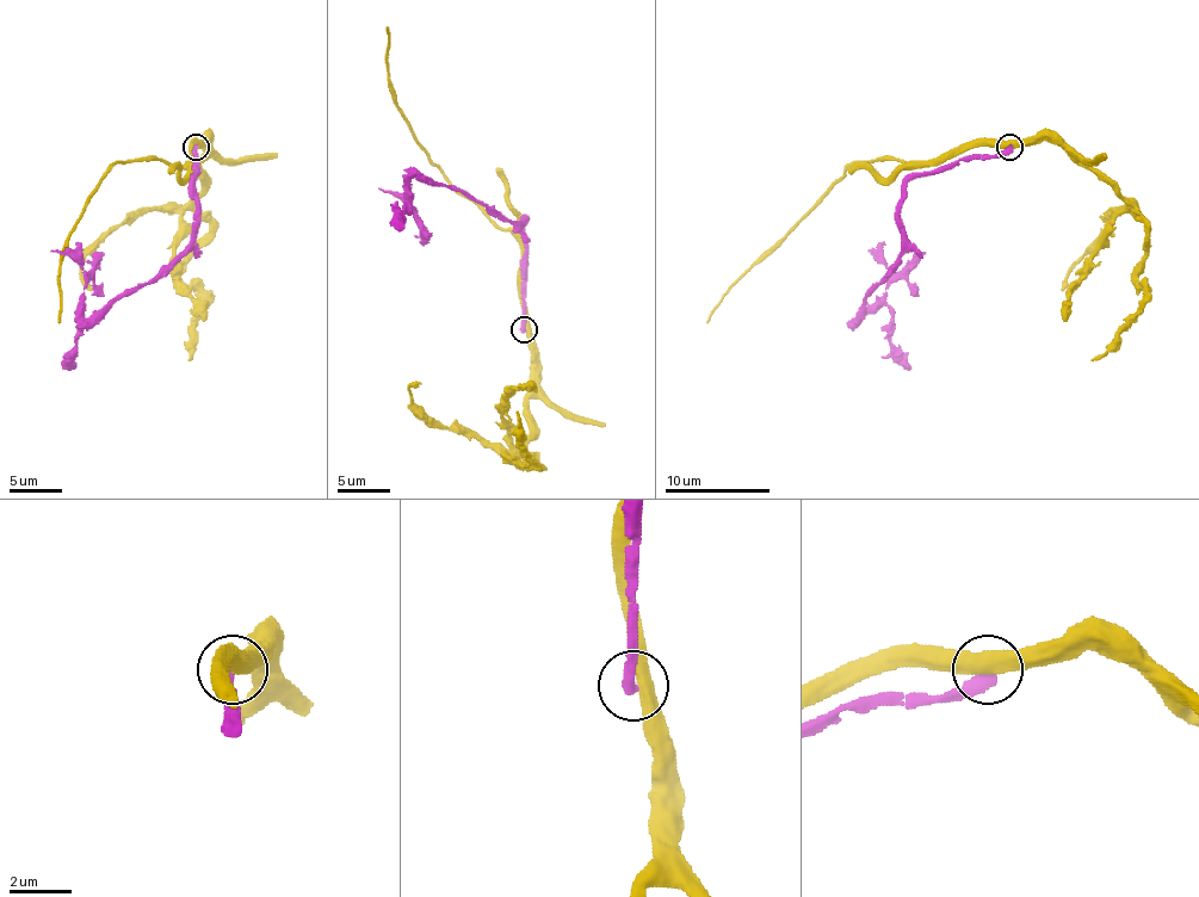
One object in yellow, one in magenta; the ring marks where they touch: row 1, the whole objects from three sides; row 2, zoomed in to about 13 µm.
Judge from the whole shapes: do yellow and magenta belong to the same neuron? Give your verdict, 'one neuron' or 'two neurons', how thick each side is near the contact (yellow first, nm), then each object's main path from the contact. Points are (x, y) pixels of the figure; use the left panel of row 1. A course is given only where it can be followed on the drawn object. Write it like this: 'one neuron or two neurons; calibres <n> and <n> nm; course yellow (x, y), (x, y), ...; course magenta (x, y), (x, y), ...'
two neurons; calibres 480 and 440 nm; course yellow (198, 146), (192, 161), (116, 161), (68, 235), (57, 278), (57, 323); course magenta (196, 146), (196, 239), (153, 278), (113, 296), (85, 320), (81, 304), (76, 352), (68, 370)

